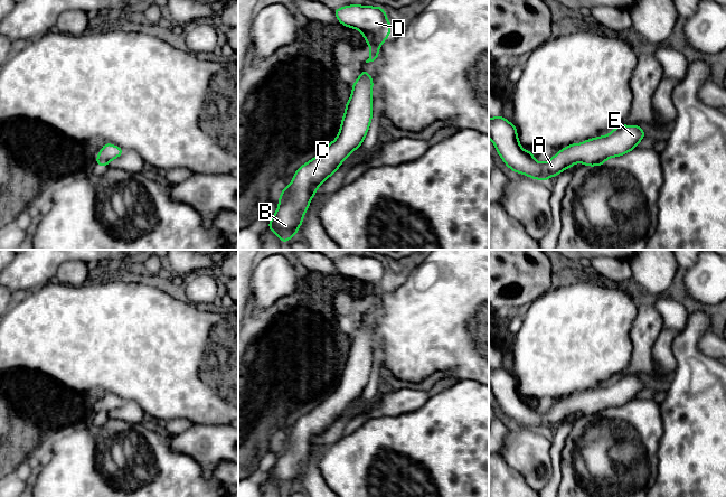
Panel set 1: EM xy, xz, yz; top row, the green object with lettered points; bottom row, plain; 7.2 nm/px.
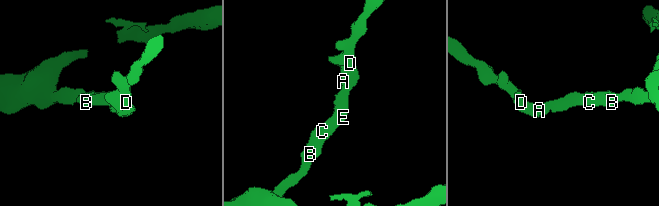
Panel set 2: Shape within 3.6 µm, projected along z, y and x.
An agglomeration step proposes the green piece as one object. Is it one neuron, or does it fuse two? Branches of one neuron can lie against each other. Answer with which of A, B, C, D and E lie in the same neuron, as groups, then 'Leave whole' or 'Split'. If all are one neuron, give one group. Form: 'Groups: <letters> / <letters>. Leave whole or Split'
Groups: A B C D E. Leave whole

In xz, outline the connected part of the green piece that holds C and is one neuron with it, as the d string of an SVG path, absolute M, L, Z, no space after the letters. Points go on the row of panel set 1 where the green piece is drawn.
M362 68L353 83L350 100L346 103L338 137L309 162L294 174L289 187L282 189L279 207L268 222L268 228L283 242L295 236L304 214L322 185L343 160L358 149L370 125L373 118L373 78Z

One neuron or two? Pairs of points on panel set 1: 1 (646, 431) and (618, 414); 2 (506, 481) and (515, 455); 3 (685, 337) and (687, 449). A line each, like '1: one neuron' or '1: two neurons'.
1: one neuron
2: two neurons
3: one neuron

